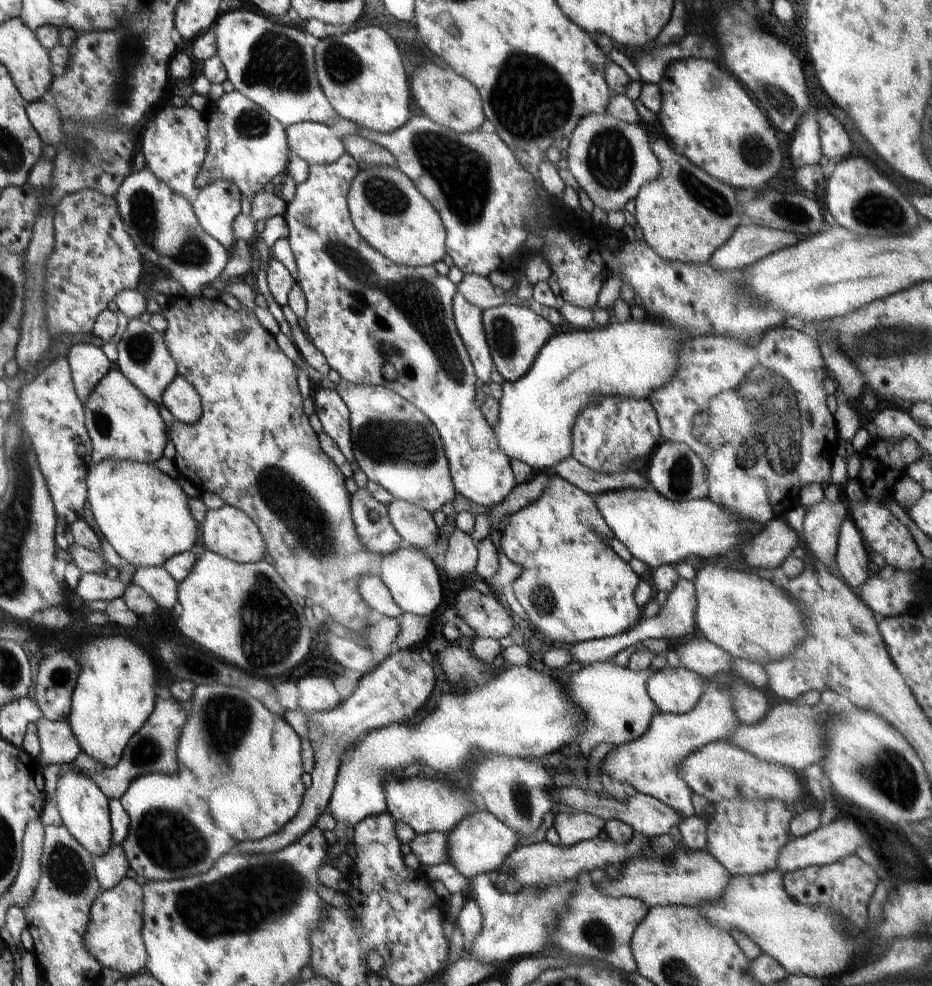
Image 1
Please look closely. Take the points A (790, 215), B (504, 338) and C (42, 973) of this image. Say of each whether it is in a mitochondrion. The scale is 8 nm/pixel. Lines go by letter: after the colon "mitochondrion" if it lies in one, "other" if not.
A: mitochondrion
B: mitochondrion
C: other

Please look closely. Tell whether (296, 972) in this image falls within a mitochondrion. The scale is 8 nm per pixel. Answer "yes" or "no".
no

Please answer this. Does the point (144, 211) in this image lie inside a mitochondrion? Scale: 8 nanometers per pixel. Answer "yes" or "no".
yes

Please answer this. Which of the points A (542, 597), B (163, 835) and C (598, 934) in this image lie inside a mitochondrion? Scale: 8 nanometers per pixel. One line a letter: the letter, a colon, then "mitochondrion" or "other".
A: mitochondrion
B: mitochondrion
C: mitochondrion

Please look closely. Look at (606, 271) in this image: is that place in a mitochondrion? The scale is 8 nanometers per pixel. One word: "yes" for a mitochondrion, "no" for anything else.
no

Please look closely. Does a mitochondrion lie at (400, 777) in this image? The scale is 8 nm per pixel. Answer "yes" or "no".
no

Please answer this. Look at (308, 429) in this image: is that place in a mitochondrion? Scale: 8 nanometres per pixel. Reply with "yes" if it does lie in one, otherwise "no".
no

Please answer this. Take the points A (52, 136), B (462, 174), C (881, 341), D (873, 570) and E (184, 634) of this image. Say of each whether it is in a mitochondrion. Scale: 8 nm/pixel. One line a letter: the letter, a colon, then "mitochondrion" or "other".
A: other
B: mitochondrion
C: mitochondrion
D: other
E: other

